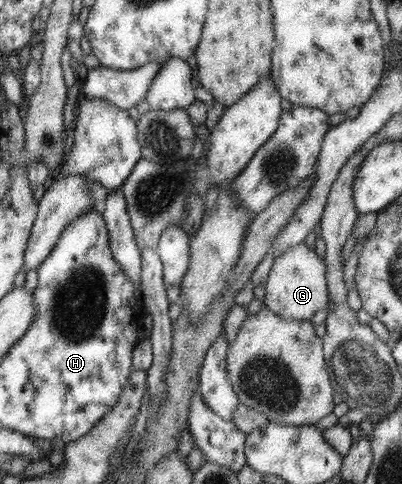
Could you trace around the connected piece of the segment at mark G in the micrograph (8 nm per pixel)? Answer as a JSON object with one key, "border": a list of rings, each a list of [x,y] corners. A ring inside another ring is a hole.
{"border":[[[305,243],[296,245],[274,258],[269,275],[264,280],[265,295],[262,306],[276,311],[284,319],[311,320],[318,310],[327,308],[326,277],[326,266],[316,256],[316,252]]]}

